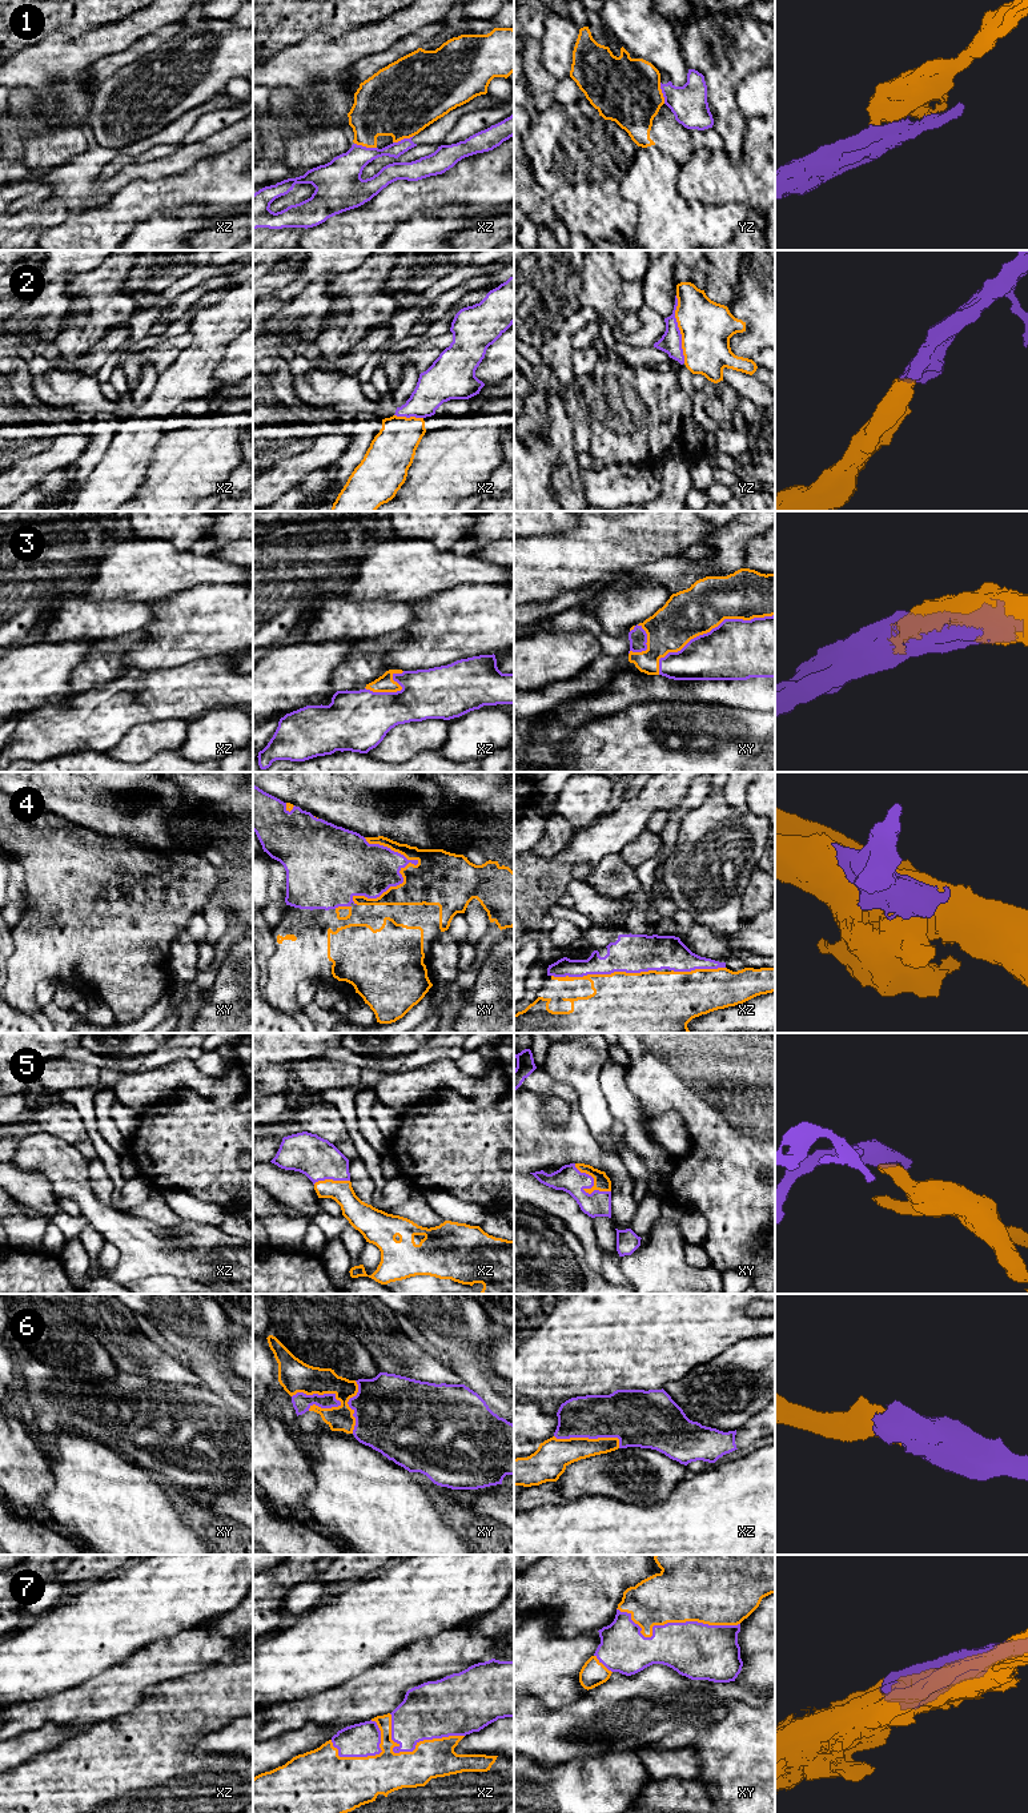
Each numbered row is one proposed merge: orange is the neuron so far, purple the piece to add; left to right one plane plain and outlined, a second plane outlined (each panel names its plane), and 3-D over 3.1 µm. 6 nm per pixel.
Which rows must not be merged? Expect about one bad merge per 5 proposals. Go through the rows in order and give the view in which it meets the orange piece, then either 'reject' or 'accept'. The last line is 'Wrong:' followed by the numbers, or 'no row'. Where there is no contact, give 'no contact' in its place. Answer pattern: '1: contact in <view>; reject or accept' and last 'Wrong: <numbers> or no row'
1: contact in xz; reject
2: contact in yz; accept
3: contact in xy; accept
4: contact in xy; accept
5: contact in xy; accept
6: contact in xy; accept
7: contact in xy; accept
Wrong: 1

